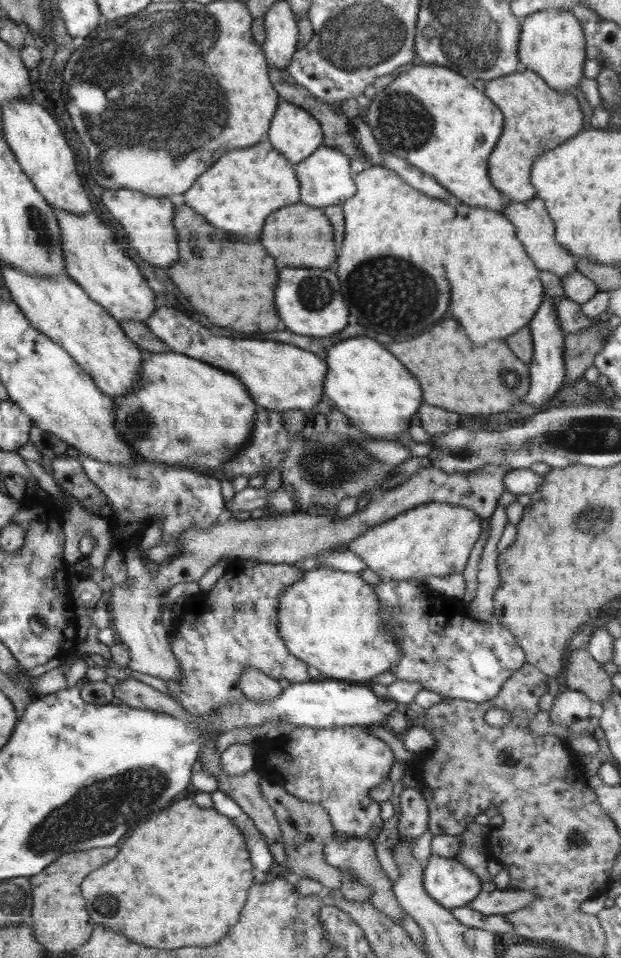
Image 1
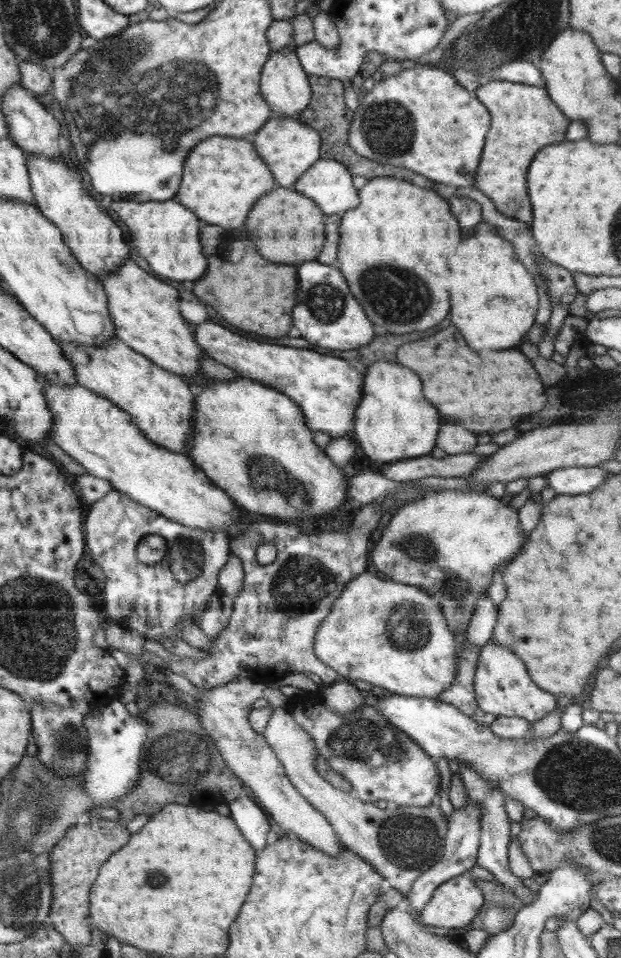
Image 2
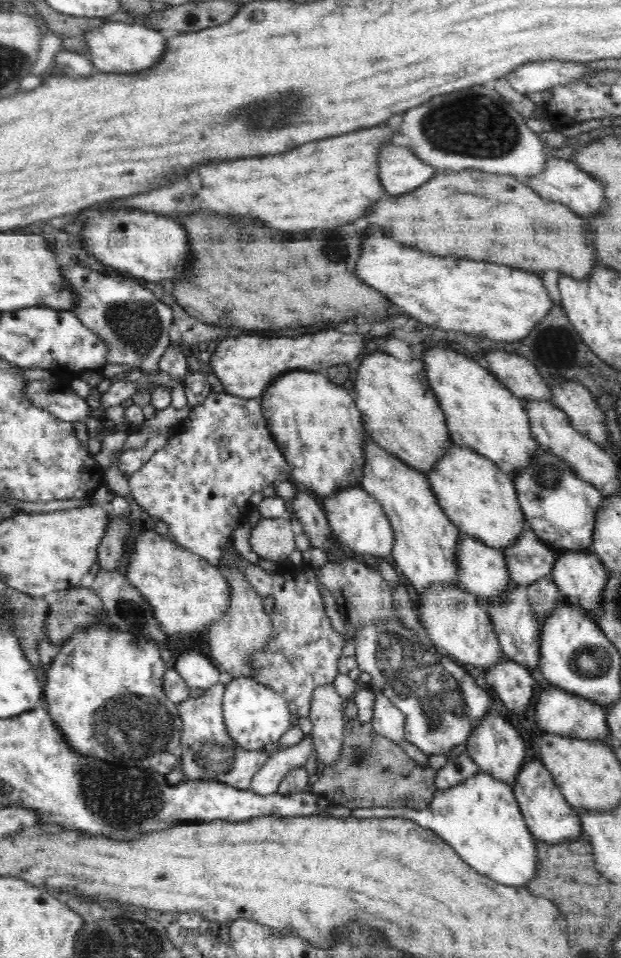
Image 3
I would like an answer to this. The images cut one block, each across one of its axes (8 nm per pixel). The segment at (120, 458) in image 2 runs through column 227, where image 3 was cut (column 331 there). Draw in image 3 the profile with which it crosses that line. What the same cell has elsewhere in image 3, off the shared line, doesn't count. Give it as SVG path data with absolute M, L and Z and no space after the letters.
M361 486L332 492L331 495L326 495L322 499L322 504L324 504L324 512L333 530L334 538L344 546L346 551L355 557L371 554L375 558L385 558L391 554L394 546L392 525L382 505Z

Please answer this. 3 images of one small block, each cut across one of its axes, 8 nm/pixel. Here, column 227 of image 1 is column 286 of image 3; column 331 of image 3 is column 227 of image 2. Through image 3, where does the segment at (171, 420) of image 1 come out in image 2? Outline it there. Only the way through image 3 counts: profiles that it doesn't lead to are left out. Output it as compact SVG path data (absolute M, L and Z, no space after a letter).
M241 377L238 379L232 379L228 382L212 380L211 382L202 386L195 386L194 396L195 402L193 406L194 411L194 429L192 429L192 435L190 435L190 441L186 443L188 451L185 454L202 469L202 472L218 487L224 490L233 502L240 507L244 507L246 510L262 514L264 516L270 516L276 521L288 521L296 519L302 519L305 524L318 520L320 516L327 513L333 513L344 507L346 500L346 492L348 490L348 481L344 478L343 470L334 465L334 462L330 460L324 454L323 450L320 450L314 442L313 431L306 426L305 416L300 411L300 408L290 399L288 396L281 394L278 390L270 388L270 386L264 386L258 381L249 379L248 377Z

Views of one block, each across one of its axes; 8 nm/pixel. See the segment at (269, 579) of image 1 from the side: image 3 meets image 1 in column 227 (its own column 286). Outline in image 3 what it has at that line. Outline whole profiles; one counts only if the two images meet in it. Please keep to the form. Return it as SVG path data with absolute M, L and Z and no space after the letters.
M232 548L228 554L223 554L218 566L228 570L234 565L240 567L248 585L252 585L256 593L263 598L274 597L270 616L273 627L267 645L263 651L256 651L249 660L255 672L252 677L258 684L279 692L286 699L292 716L308 718L314 689L334 682L338 676L338 658L342 656L342 647L347 642L334 631L324 611L322 594L318 591L317 568L308 565L303 571L281 568L275 573L268 573Z

